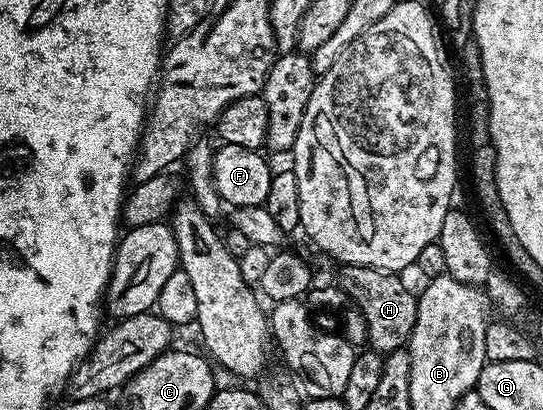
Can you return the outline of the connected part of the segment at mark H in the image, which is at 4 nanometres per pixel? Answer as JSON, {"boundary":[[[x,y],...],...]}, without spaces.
{"boundary":[[[368,266],[342,267],[343,275],[337,279],[338,285],[347,293],[348,299],[355,303],[356,308],[365,316],[367,325],[367,341],[372,351],[384,356],[394,350],[402,350],[407,345],[413,332],[413,324],[417,320],[417,298],[402,282],[395,272],[374,270]]]}

